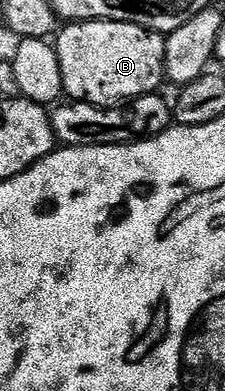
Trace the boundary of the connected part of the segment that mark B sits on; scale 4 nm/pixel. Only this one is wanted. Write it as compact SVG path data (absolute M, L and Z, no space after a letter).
M77 20L60 31L55 38L55 49L57 51L57 59L59 60L59 68L63 76L63 84L65 85L64 93L70 94L68 97L74 102L86 102L92 106L112 107L114 104L125 104L135 98L141 98L144 94L152 94L160 91L161 78L166 77L165 73L165 39L166 35L159 34L155 30L145 30L141 26L136 26L130 22L107 22L104 20Z

